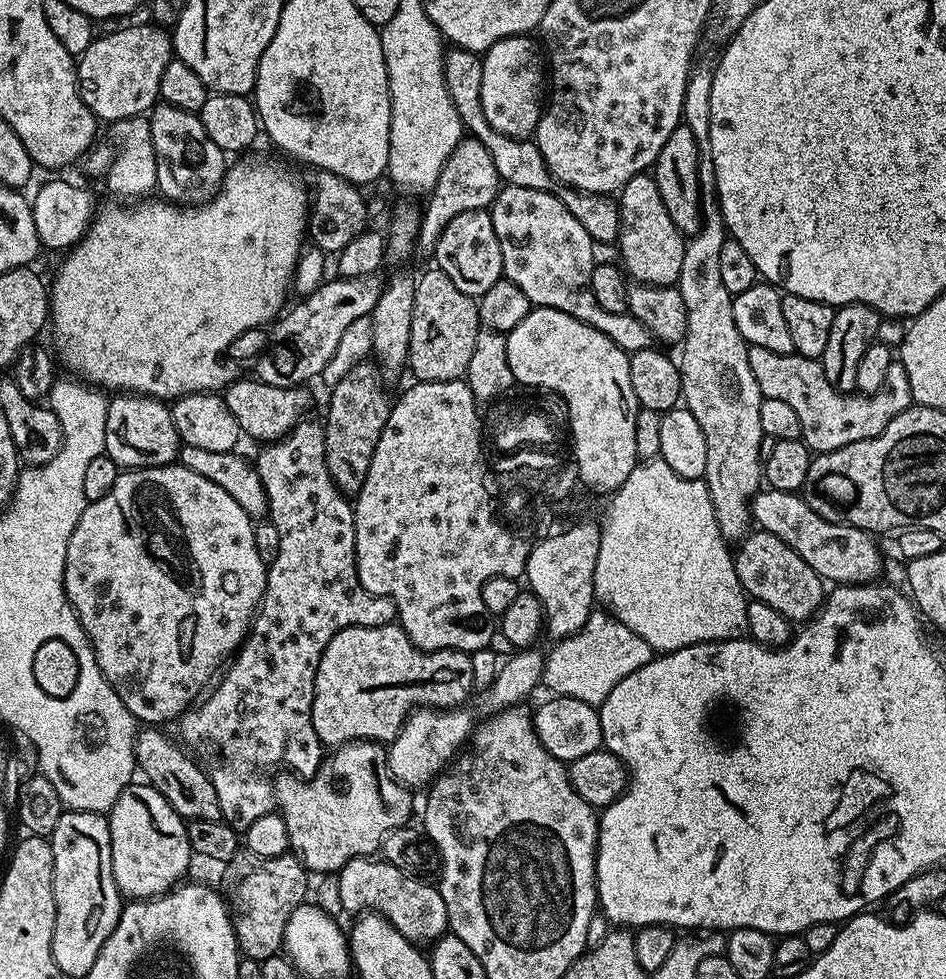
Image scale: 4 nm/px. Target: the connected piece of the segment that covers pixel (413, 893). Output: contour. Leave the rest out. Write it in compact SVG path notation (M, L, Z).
M359 856L342 866L336 880L336 896L351 914L363 914L369 909L380 913L402 934L417 946L428 946L449 931L446 902L435 883L419 876L402 874L398 866L383 858Z

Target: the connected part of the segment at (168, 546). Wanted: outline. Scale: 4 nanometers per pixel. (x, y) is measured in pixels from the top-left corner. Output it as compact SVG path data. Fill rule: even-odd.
M178 462L167 464L165 468L121 471L110 494L91 501L82 518L78 518L78 526L74 526L74 534L70 534L70 546L66 550L64 589L76 611L76 617L80 619L80 625L84 627L84 633L88 635L88 641L92 643L106 682L110 682L114 694L122 698L122 706L126 706L126 710L130 710L132 717L141 725L164 726L167 720L179 721L184 711L191 708L197 697L209 687L208 679L215 674L220 663L225 663L224 656L231 657L248 635L252 618L259 609L260 599L264 597L268 585L268 564L260 557L252 524L253 517L248 516L246 510L242 510L242 506L238 506L238 502L234 502L226 490L222 490L222 486L210 482L210 478L202 478L202 474L194 474L194 470L186 470Z

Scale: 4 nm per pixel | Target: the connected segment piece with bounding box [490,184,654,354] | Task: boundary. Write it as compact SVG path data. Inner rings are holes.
M504 184L492 199L490 211L498 246L502 246L503 279L518 286L532 306L562 310L578 322L594 326L623 352L631 354L653 347L654 337L638 318L628 312L610 314L610 310L598 306L594 290L590 290L594 243L555 191Z

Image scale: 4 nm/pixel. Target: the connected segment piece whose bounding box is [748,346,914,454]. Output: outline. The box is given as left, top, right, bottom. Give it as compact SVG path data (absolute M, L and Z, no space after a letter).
M762 346L749 347L748 357L761 397L766 400L779 398L792 407L794 414L798 414L798 422L802 422L800 439L813 454L838 450L842 446L850 446L850 442L862 442L882 434L882 430L886 430L902 410L911 408L914 403L910 394L910 378L906 378L906 370L898 362L890 366L886 382L882 382L882 390L865 396L845 394L830 386L819 360L795 354L774 354L774 350L766 350Z

